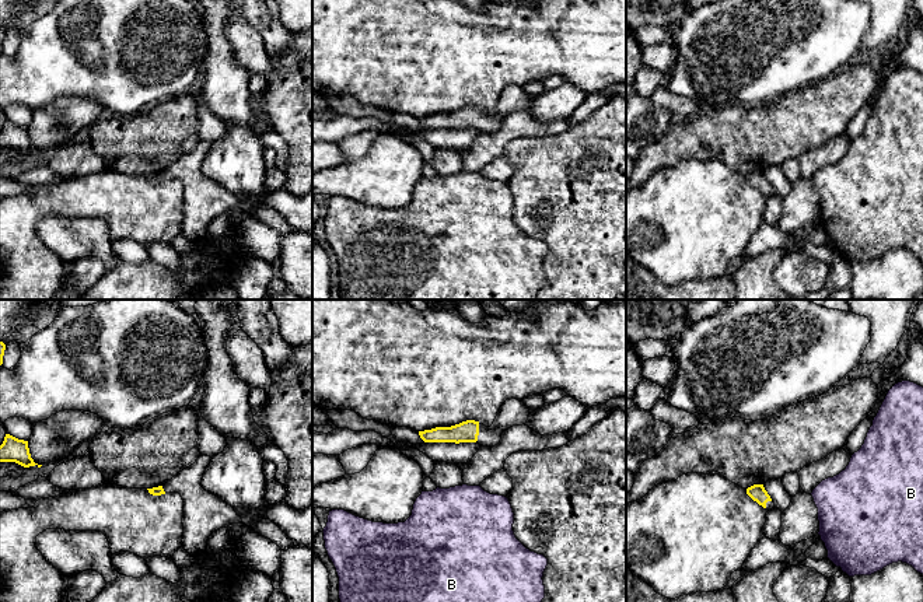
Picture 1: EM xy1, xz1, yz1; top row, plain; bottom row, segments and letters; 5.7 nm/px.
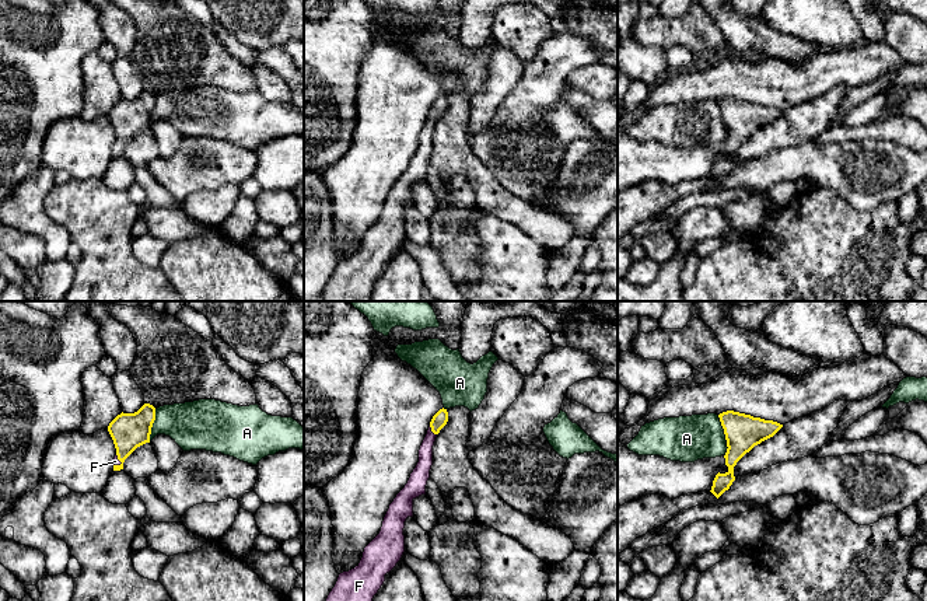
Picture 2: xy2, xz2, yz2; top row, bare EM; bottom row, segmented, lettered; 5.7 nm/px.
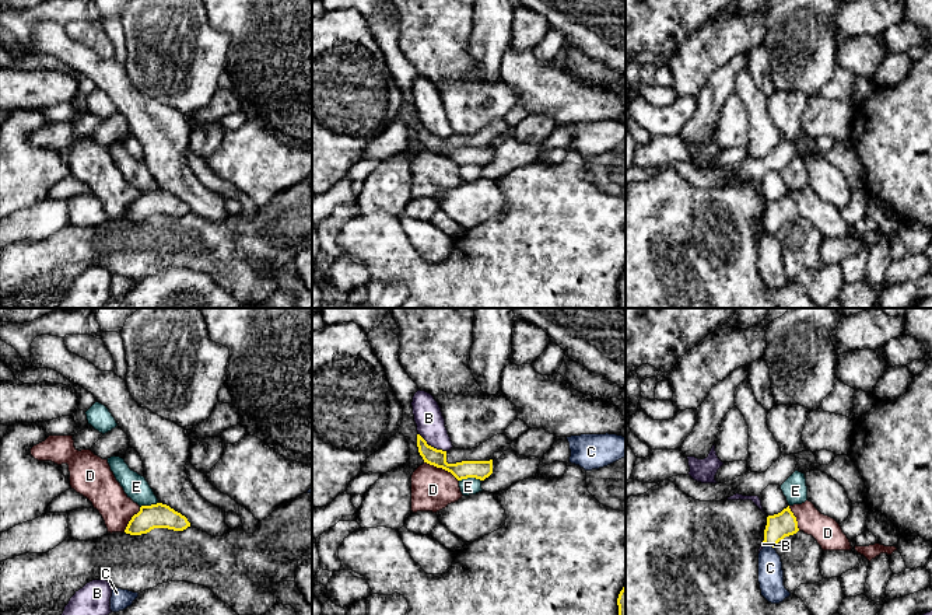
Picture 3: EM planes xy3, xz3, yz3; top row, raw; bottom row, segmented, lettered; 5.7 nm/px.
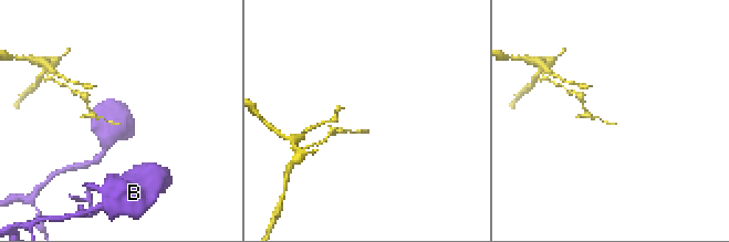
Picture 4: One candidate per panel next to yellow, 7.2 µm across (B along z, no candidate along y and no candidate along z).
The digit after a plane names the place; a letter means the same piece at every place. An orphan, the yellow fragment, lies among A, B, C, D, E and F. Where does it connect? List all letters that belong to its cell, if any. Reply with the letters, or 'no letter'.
F

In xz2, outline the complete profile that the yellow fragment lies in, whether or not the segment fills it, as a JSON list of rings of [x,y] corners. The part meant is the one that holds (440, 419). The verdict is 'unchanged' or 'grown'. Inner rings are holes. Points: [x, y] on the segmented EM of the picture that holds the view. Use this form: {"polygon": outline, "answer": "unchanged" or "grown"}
{"polygon": [[[447,409],[431,419],[419,450],[419,462],[405,488],[396,495],[384,517],[379,534],[364,548],[360,563],[339,574],[326,601],[372,601],[389,573],[405,552],[405,521],[413,517],[413,500],[426,495],[433,465],[433,445],[437,434],[448,422]]], "answer": "grown"}

